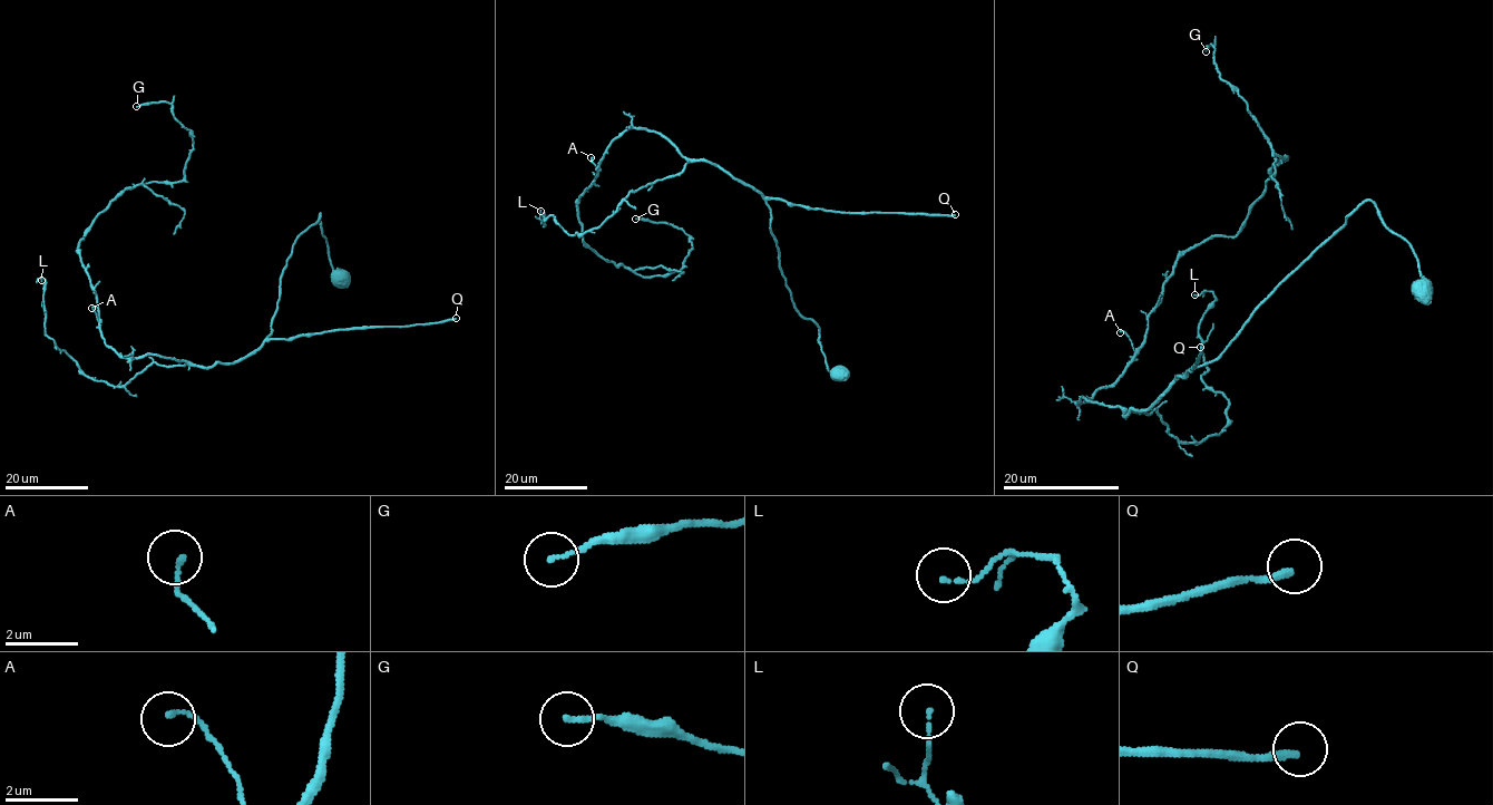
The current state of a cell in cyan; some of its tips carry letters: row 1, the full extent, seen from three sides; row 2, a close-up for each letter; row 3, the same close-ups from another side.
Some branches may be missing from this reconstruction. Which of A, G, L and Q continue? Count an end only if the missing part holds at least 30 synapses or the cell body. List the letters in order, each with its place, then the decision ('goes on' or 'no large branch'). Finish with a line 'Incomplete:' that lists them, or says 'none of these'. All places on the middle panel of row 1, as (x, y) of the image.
A: at (591, 157); no large branch
G: at (635, 219); no large branch
L: at (540, 211); no large branch
Q: at (955, 214); goes on
Incomplete: Q

